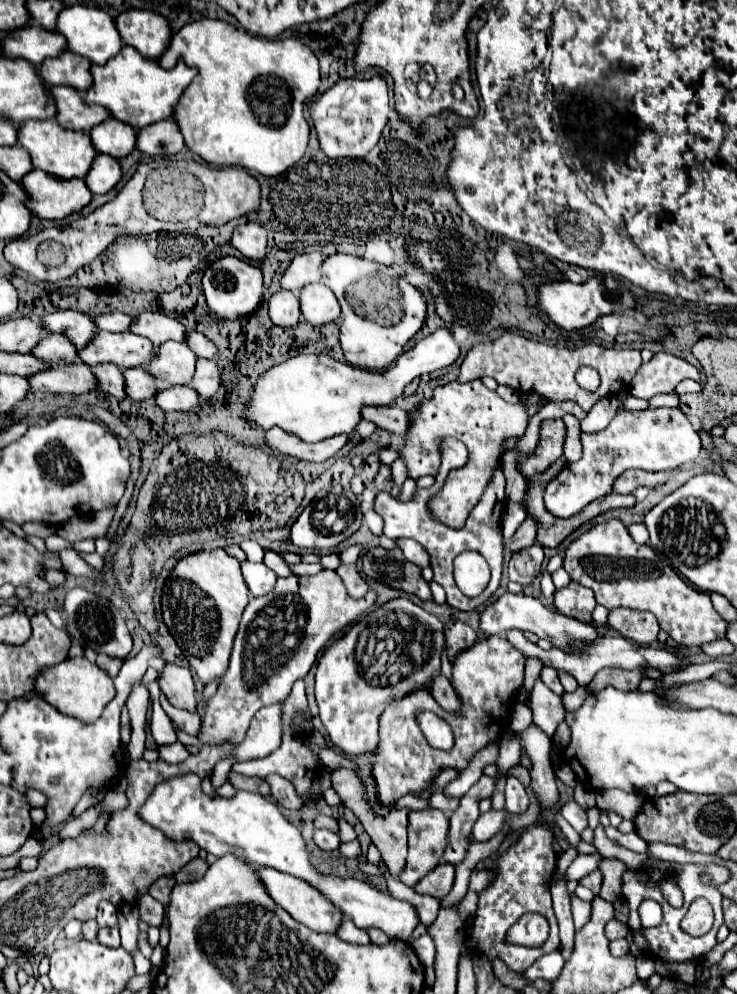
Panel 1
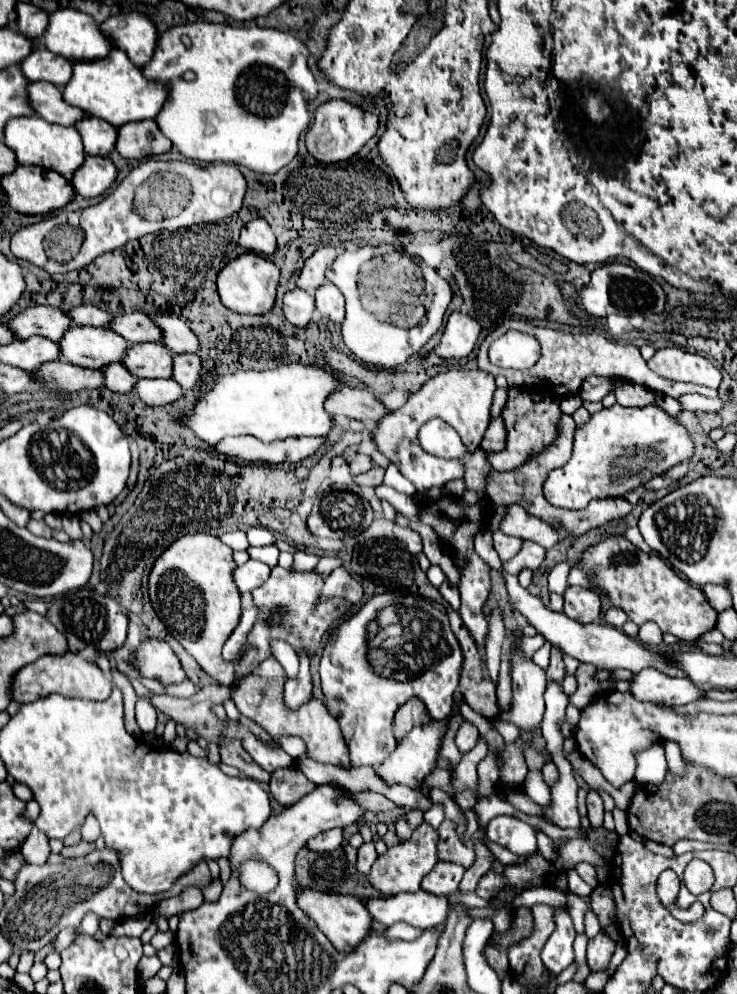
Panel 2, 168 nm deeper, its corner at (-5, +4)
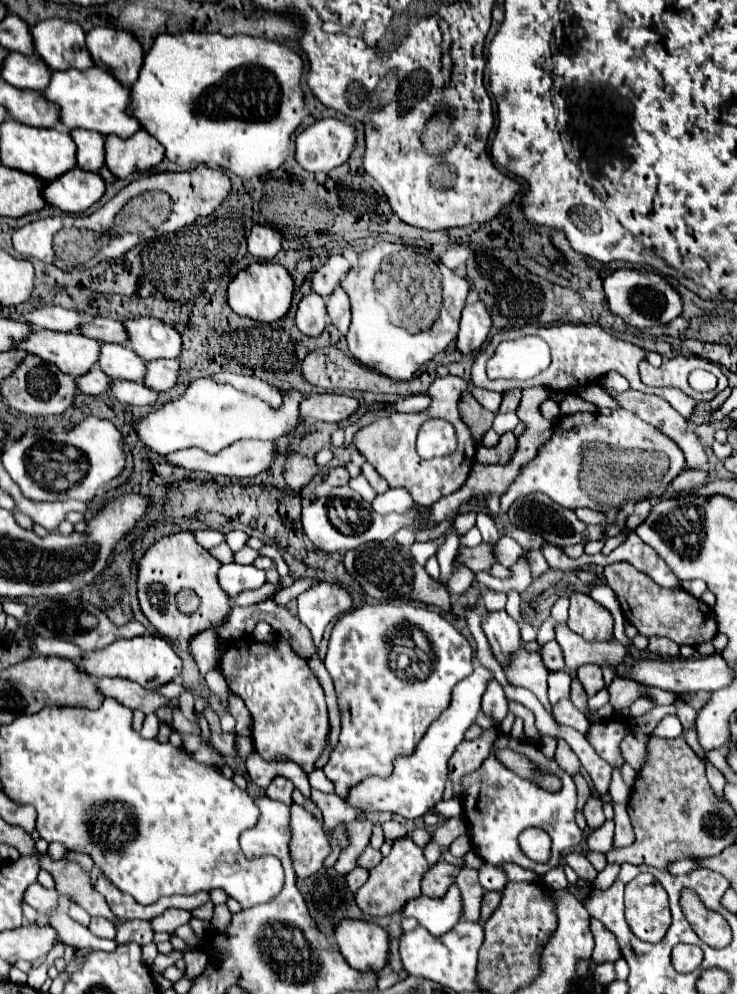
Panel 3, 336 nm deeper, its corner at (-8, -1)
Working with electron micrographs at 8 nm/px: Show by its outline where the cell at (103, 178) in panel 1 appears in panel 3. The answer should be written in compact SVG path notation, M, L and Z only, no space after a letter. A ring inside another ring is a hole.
M74 168L54 182L46 184L44 196L48 204L64 212L84 212L104 196L106 184L98 172Z

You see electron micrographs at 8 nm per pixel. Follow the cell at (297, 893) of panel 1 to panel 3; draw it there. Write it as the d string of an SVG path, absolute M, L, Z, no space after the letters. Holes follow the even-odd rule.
M344 918L334 928L334 938L344 960L360 972L380 972L388 964L388 934L374 922Z

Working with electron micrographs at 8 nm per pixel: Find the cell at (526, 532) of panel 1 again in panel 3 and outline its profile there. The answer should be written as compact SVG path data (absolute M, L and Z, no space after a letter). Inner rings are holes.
M482 542L476 548L458 548L458 558L456 562L466 564L470 570L480 572L480 570L490 570L496 564L496 554L494 554L494 544Z

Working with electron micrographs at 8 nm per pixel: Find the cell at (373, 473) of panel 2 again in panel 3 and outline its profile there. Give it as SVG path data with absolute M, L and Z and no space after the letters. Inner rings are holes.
M334 468L334 470L330 470L326 482L330 486L346 486L350 482L350 474L346 468Z

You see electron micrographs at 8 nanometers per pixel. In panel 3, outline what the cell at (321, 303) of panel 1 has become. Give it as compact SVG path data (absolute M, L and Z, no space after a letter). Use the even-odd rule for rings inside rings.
M336 288L330 296L328 296L328 316L332 320L332 324L342 332L346 334L348 332L348 326L350 326L350 300L348 296L344 294L342 288Z

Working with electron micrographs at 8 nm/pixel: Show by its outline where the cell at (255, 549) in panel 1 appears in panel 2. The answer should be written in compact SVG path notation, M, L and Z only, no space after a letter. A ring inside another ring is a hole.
M231 531L231 533L221 533L219 539L229 545L233 551L245 551L249 547L249 541L243 531Z

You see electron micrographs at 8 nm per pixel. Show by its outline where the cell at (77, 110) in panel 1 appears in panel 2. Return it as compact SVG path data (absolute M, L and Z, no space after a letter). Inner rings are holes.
M29 83L27 85L27 99L29 105L39 113L45 121L55 125L75 125L79 119L83 119L81 111L77 107L69 107L69 103L63 101L61 89L53 83Z

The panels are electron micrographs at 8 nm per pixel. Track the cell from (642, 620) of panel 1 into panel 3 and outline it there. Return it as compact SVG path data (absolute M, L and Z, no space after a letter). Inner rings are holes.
M652 636L650 644L648 644L648 650L654 652L654 654L660 654L660 656L670 656L670 658L678 658L680 656L678 644L668 640L668 638L662 638L662 636Z

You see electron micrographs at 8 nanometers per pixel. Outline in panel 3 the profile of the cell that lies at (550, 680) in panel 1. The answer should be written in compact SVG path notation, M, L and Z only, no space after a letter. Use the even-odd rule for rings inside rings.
M552 640L552 642L544 644L544 646L542 646L542 650L540 650L540 654L542 654L544 664L548 666L548 670L552 670L552 672L554 672L554 670L564 670L564 668L566 668L562 648L560 648L560 644L558 644L556 640Z

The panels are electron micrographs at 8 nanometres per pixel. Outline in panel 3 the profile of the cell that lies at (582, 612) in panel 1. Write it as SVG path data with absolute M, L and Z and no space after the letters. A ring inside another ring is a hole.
M574 592L570 596L568 626L584 640L608 640L612 638L612 616L610 612L592 600L588 594Z

